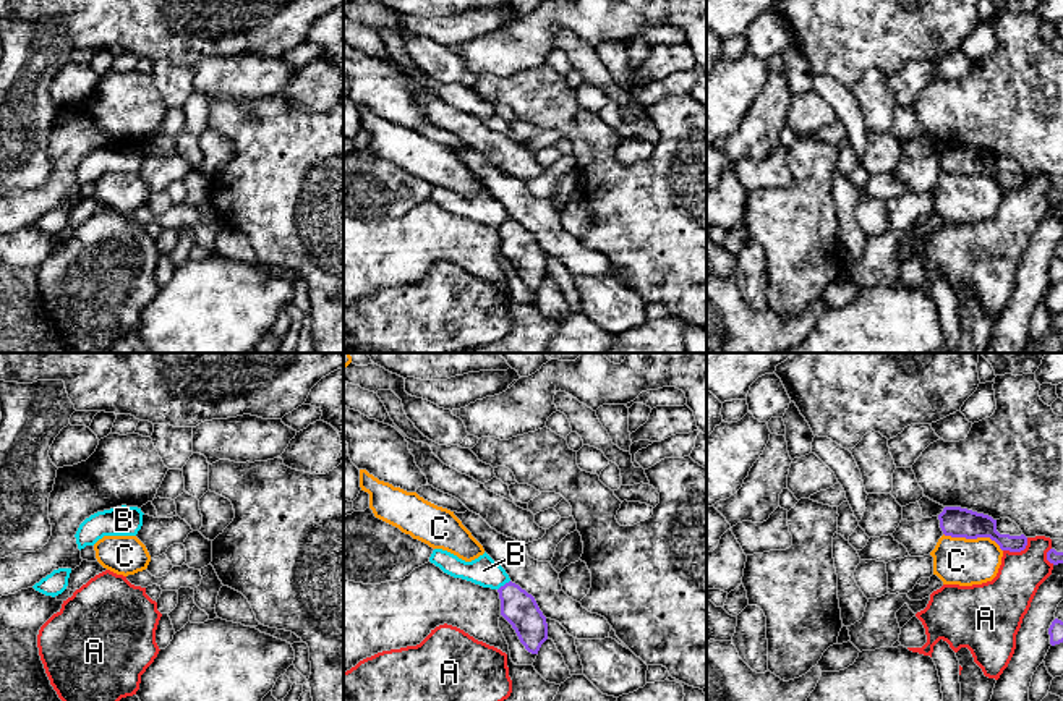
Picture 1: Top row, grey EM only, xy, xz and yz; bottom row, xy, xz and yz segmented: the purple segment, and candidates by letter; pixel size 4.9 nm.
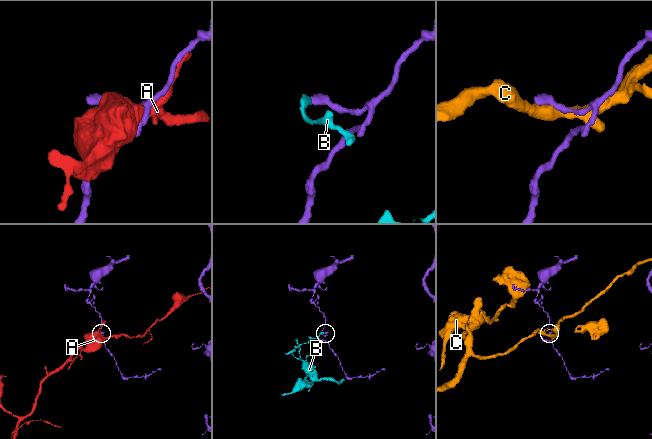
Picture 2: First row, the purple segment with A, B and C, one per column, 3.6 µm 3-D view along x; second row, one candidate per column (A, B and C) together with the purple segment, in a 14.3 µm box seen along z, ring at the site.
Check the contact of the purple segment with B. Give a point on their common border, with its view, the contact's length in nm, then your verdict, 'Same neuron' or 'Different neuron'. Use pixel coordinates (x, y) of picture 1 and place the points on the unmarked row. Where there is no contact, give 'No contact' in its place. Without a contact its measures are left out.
Touches purple at xz (504, 222). Shared border 80 nm. Different neuron

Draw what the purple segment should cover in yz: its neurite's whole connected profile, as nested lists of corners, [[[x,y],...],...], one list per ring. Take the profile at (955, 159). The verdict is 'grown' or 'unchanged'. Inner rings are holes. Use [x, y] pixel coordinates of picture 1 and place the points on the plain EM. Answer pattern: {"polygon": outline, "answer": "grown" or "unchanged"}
{"polygon": [[[945,144],[938,157],[945,173],[966,176],[990,175],[1001,188],[1010,189],[1021,189],[1027,183],[1027,175],[1024,172],[1000,172],[997,168],[997,157],[967,146]]], "answer": "unchanged"}

